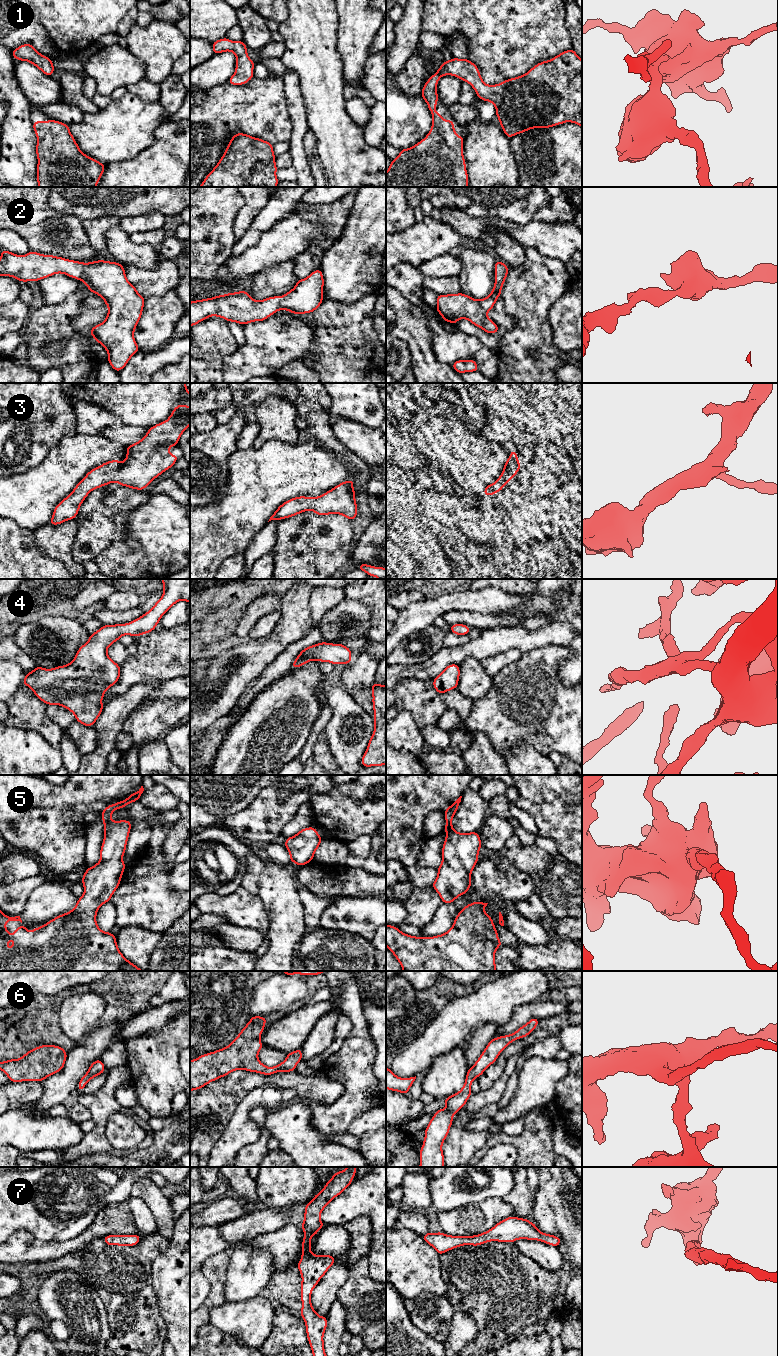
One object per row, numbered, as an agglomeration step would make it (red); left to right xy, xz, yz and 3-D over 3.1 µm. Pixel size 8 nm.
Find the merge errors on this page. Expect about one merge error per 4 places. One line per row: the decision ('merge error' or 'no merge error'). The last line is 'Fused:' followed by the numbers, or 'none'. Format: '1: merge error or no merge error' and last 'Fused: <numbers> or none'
1: no merge error
2: no merge error
3: no merge error
4: no merge error
5: no merge error
6: no merge error
7: no merge error
Fused: none

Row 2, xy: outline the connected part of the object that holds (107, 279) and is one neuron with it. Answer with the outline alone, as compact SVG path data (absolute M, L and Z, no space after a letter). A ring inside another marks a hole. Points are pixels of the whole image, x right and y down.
M1 251L2 276L27 282L40 281L57 273L83 281L90 292L103 298L108 306L107 317L89 333L106 349L111 367L121 371L139 351L134 330L145 304L145 298L127 280L124 266L104 260L83 263L34 251L23 256Z

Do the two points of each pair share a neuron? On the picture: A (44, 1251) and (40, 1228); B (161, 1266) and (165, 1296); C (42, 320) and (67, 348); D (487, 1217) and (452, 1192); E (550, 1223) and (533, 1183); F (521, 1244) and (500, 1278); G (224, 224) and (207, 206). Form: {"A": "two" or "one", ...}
{"A": "two", "B": "one", "C": "one", "D": "two", "E": "two", "F": "two", "G": "one"}

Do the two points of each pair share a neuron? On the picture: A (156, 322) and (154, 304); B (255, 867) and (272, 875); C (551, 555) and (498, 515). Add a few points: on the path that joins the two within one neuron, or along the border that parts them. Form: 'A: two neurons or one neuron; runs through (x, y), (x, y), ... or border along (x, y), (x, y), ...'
A: one neuron; runs through (156, 318), (156, 308)
B: two neurons; border along (264, 862), (264, 867), (258, 878), (257, 893)
C: two neurons; border along (521, 504), (507, 518), (508, 536), (499, 544)

